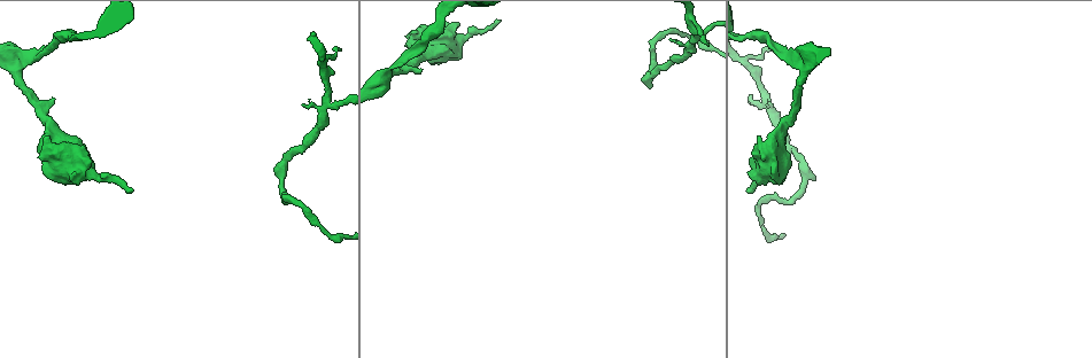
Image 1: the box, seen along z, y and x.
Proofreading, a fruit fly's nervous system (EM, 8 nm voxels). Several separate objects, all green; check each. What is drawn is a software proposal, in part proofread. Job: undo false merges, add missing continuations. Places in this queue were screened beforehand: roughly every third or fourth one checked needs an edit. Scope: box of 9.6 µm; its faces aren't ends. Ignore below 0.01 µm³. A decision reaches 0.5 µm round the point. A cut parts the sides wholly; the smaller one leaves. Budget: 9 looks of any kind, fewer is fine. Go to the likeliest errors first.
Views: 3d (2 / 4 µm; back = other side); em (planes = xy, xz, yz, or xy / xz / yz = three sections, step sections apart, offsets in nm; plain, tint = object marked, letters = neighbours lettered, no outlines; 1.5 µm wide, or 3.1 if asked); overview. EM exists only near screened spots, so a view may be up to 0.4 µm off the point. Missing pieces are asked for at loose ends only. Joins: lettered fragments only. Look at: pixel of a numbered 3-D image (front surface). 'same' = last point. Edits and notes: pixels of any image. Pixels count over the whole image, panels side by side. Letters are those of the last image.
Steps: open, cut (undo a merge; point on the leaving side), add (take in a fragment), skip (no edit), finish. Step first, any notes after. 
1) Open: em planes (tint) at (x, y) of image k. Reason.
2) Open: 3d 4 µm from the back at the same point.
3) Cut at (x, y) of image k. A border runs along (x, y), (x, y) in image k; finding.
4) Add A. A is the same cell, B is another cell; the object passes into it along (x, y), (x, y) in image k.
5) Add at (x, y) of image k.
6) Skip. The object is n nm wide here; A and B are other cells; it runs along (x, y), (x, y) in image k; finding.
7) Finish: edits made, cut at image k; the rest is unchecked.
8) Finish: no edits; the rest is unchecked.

Open: em planes (letters) at (747, 192) of image 1. Tapers out.

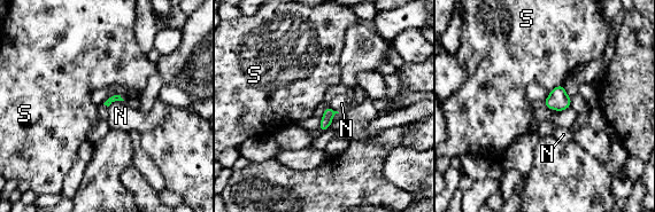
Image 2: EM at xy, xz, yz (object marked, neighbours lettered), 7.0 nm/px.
Skip. N and S are other cells; no lettered fragment goes on from it.

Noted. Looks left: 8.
Open: 3d 2 µm at (789, 202) of image 1. Abrupt turn.

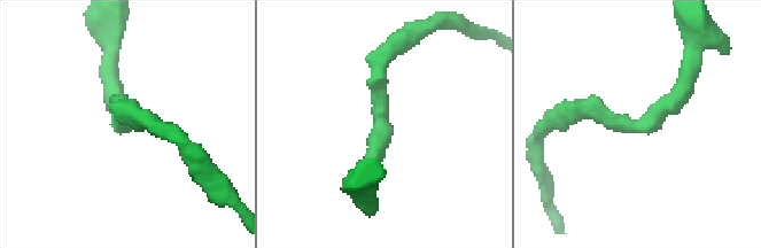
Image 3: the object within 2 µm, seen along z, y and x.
Open: em planes (letters) at (652, 123) of image 3. The arms are 180, 200 nm wide; now the EM.

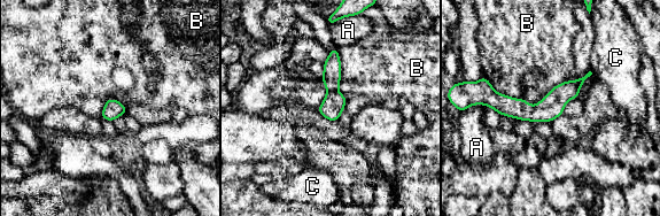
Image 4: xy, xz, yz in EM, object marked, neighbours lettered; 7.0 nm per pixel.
Skip. The longest contact is with B, 550 nm; A, B and C are other cells; it runs along (590, 72), (545, 110), (483, 95) in image 4; all the same neuron.

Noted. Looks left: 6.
Open: 3d 2 µm at (41, 138) of image 1. Branch stops here.

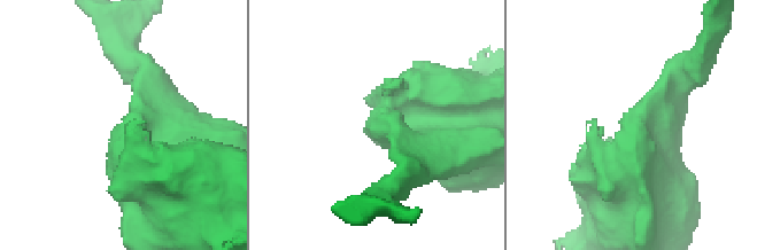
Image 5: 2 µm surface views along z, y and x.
Open: em planes (tint) at (114, 129) of image 5. Now the EM.

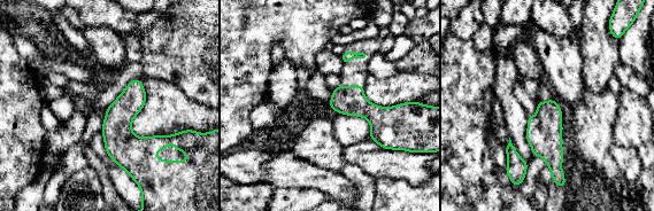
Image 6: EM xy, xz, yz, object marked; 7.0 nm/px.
Open: em planes (letters) at the same point.

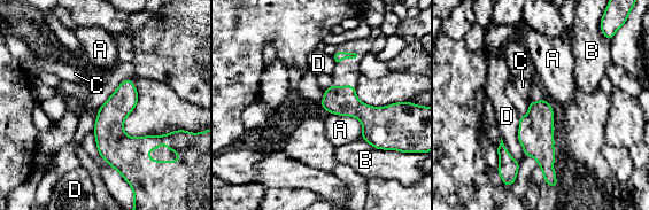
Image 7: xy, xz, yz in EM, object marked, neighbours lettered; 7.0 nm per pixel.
Skip. A, B, C and D are other cells; a border runs along (329, 113), (356, 117), (362, 139) in image 7; none of them fits.

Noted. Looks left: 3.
Open: 3d 2 µm at (15, 72) of image 1. Sharp bend.

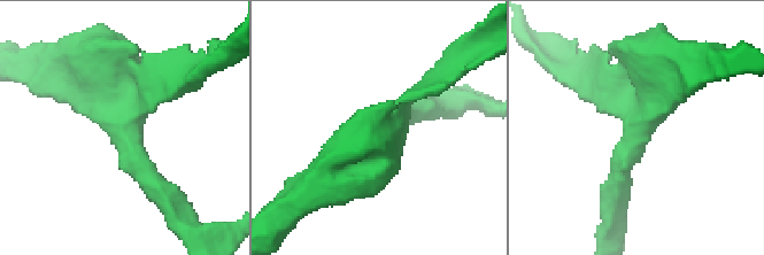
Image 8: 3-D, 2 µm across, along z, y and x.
Open: em planes (letters) at (127, 126) of image 8.

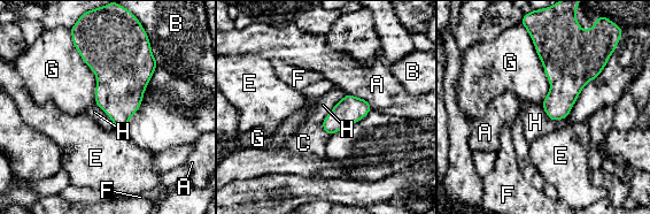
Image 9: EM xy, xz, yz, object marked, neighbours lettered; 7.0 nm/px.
Skip. A, B, C, E, F, G and H are other cells; 3 arms meet here; a border runs along (346, 93), (363, 98), (372, 108) in image 9; one neuron here.

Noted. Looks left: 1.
Finish: no edits; the rest is unchecked.

